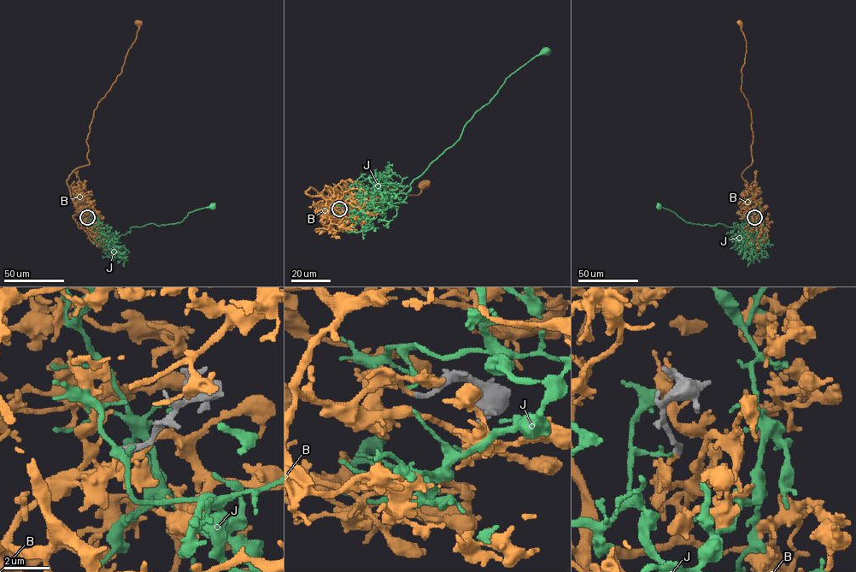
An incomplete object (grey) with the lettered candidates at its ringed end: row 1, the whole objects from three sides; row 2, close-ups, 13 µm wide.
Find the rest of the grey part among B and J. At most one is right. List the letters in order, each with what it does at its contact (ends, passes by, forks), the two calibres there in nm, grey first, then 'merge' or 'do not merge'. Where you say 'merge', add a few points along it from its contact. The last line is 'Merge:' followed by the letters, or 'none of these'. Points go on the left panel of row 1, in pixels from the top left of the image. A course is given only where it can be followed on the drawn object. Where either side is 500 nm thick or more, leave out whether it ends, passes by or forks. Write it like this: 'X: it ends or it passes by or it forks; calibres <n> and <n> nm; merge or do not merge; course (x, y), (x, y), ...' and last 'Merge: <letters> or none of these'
B: it ends; calibres 260 and 200 nm; merge; course (86, 217), (81, 222), (67, 180), (75, 169), (89, 163), (86, 139), (94, 110), (120, 73), (138, 22)
J: it ends; calibres 240 and 140 nm; do not merge
Merge: B

